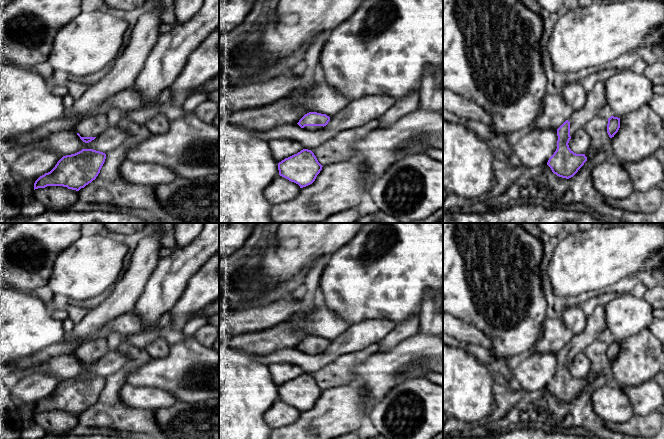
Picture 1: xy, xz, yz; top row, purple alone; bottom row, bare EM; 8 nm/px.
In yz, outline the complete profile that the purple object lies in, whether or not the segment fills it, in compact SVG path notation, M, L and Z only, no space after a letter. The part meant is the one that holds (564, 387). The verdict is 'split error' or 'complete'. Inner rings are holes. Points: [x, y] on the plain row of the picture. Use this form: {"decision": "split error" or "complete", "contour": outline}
{"decision": "split error", "contour": "M604 300L587 317L585 329L573 335L572 339L557 353L557 373L549 382L547 389L559 401L569 403L587 385L585 378L576 378L569 372L569 365L575 356L583 352L607 329Z"}

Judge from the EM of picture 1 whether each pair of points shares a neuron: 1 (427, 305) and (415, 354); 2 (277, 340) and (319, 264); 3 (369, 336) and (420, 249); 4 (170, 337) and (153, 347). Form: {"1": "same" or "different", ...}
{"1": "different", "2": "same", "3": "different", "4": "different"}

